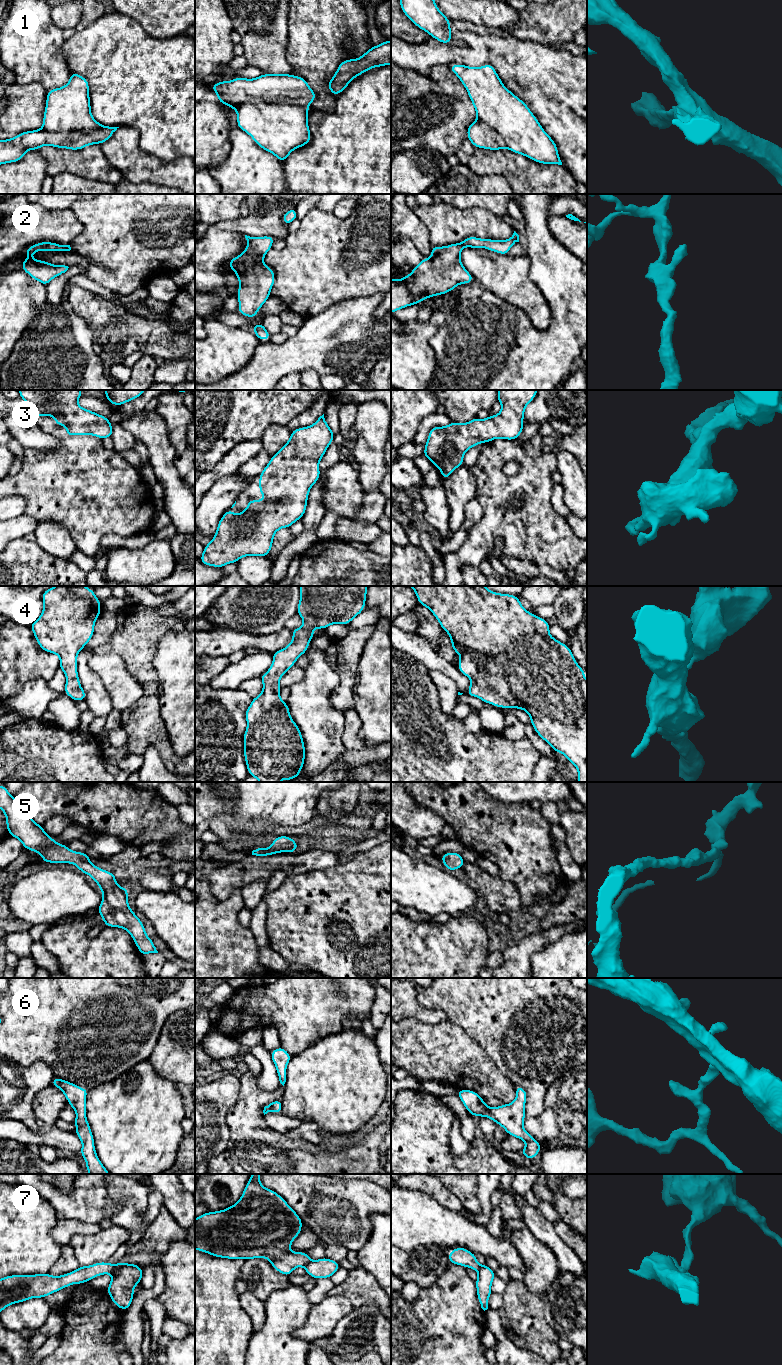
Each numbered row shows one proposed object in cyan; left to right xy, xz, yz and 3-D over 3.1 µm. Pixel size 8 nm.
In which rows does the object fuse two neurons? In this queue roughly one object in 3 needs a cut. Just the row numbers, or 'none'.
1, 7

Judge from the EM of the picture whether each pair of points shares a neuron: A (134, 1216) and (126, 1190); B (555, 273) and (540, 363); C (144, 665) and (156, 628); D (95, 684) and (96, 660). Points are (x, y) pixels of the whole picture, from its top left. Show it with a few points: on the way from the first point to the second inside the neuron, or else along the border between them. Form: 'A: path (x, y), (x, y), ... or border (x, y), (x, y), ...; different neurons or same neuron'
A: path (133, 1210), (132, 1196); same neuron
B: path (559, 295), (559, 341); same neuron
C: path (144, 656), (144, 640), (147, 637); same neuron
D: border (94, 653), (88, 666), (106, 693); different neurons

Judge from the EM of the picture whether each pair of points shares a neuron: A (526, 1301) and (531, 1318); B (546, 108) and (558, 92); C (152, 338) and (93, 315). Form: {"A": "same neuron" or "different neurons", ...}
{"A": "same neuron", "B": "different neurons", "C": "same neuron"}

